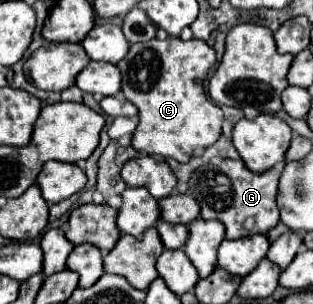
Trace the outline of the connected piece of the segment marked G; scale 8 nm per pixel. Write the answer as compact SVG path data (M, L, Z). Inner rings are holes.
M223 159L219 165L207 163L203 167L199 167L197 171L191 173L189 177L189 195L197 199L199 207L201 207L201 217L203 219L217 219L225 225L227 229L227 239L239 239L245 237L250 233L269 233L277 223L279 223L279 209L275 203L275 195L277 195L277 183L279 183L279 169L269 169L265 173L253 173L245 167L245 163L241 159ZM245 219L252 219L255 221L252 231L247 232L243 223Z

